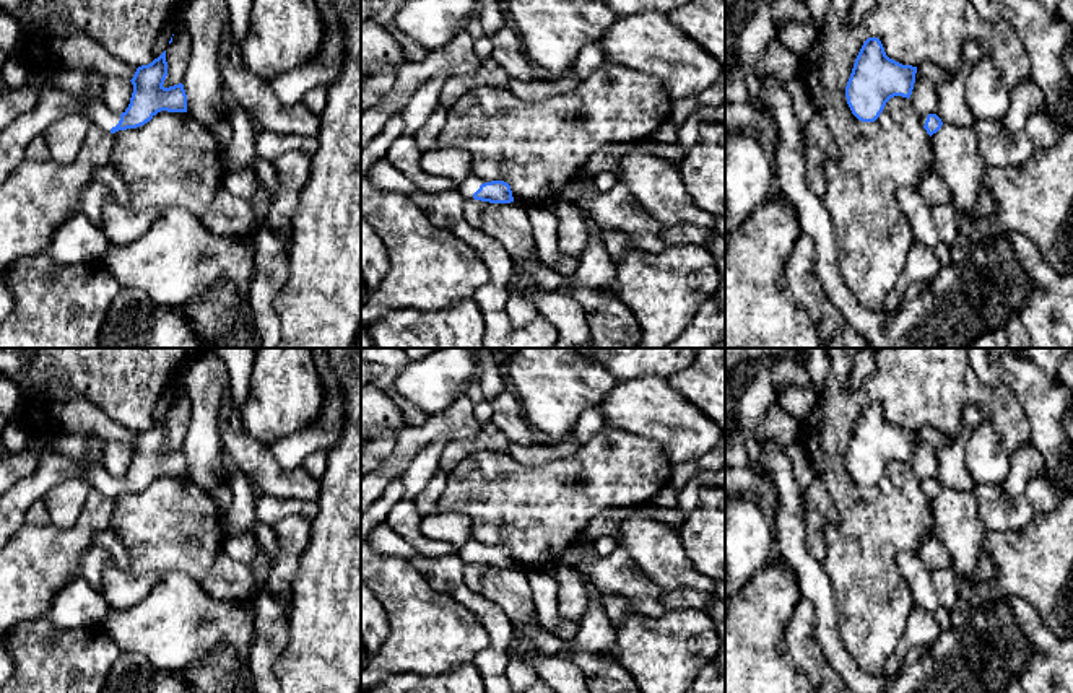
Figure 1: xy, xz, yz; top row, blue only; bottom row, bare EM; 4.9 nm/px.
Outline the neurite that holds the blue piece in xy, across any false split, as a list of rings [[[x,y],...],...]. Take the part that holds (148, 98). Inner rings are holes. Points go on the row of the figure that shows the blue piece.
[[[166,50],[148,65],[137,68],[133,93],[128,107],[122,114],[112,112],[102,98],[88,94],[70,94],[62,89],[44,89],[39,93],[36,107],[10,122],[0,130],[0,185],[26,159],[29,143],[44,133],[52,122],[70,114],[83,114],[104,133],[137,129],[150,122],[158,112],[187,112],[187,94],[184,85],[164,88],[167,76]]]

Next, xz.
[[[470,172],[457,189],[463,200],[481,200],[489,203],[514,202],[510,185],[504,181],[483,181],[475,172]]]

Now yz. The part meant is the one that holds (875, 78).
[[[868,37],[852,68],[845,98],[862,122],[875,122],[894,96],[910,98],[917,67],[889,59],[878,37]]]

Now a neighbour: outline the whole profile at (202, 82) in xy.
[[[190,0],[179,13],[185,21],[192,52],[182,85],[187,94],[187,114],[200,124],[229,120],[231,109],[223,98],[223,78],[218,68],[219,31],[229,11],[226,0]]]

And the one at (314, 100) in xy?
[[[314,88],[307,91],[301,102],[314,114],[320,114],[325,109],[327,104],[327,89],[324,88]]]

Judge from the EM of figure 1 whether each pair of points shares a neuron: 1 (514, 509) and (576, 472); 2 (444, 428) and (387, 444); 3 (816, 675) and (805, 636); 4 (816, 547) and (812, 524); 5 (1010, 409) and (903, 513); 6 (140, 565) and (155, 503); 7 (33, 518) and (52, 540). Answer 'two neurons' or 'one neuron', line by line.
1: one neuron
2: two neurons
3: one neuron
4: one neuron
5: one neuron
6: one neuron
7: two neurons

